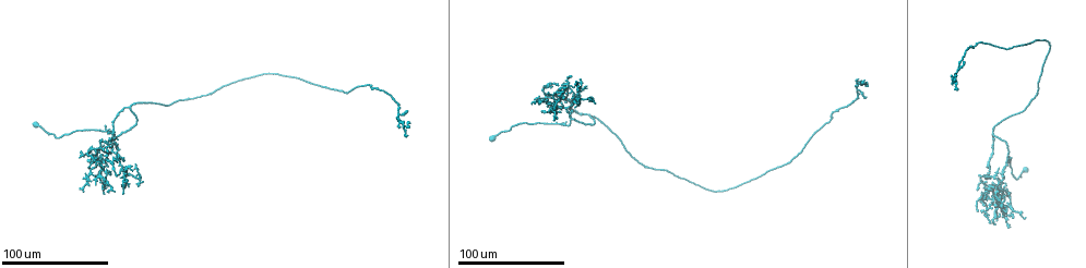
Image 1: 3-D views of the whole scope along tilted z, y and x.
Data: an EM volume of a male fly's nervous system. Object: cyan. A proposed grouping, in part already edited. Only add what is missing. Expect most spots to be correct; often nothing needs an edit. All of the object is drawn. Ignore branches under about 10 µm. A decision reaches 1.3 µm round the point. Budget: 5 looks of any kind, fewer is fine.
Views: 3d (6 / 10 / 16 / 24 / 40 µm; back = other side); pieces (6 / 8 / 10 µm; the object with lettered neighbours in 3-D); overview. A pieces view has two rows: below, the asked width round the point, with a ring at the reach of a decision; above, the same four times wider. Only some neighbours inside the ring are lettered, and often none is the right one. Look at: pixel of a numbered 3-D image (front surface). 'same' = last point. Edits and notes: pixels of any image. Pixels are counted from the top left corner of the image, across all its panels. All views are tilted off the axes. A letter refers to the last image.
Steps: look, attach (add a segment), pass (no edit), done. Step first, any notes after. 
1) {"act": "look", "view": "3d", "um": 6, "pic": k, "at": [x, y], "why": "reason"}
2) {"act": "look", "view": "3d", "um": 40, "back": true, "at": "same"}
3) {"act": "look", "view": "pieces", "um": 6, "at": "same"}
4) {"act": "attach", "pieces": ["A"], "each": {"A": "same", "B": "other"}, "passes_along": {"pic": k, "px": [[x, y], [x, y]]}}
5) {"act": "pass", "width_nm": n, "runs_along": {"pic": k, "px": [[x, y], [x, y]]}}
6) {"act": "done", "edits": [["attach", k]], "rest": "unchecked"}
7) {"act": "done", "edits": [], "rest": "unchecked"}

{"act": "look", "view": "3d", "um": 24, "pic": 1, "at": [1012, 215], "why": "branch stops here"}

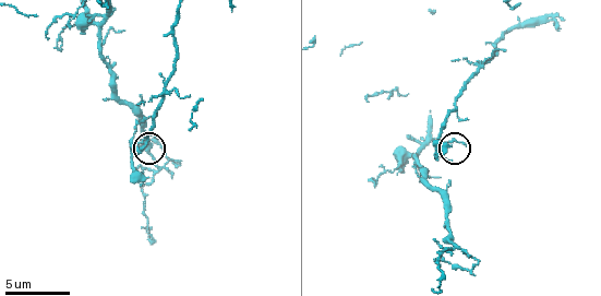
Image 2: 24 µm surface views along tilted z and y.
{"act": "look", "view": "pieces", "um": 6, "pic": 2, "at": [147, 178]}

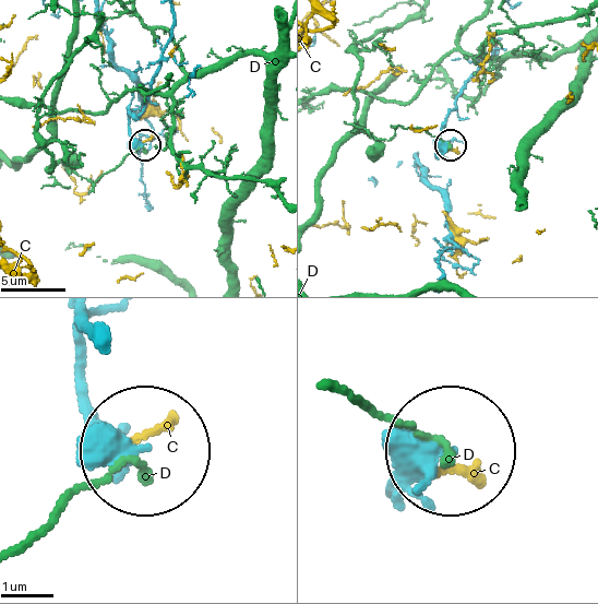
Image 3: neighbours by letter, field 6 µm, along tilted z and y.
{"act": "pass", "width_nm": 290, "each": {"C": "other", "D": "other"}, "found": "none of them fits"}

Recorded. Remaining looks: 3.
{"act": "look", "view": "3d", "um": 40, "pic": 1, "at": [131, 166], "why": "an open end"}

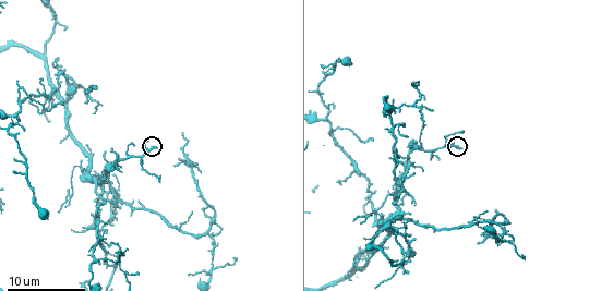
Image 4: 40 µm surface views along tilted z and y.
{"act": "look", "view": "pieces", "um": 10, "pic": 4, "at": [154, 147]}

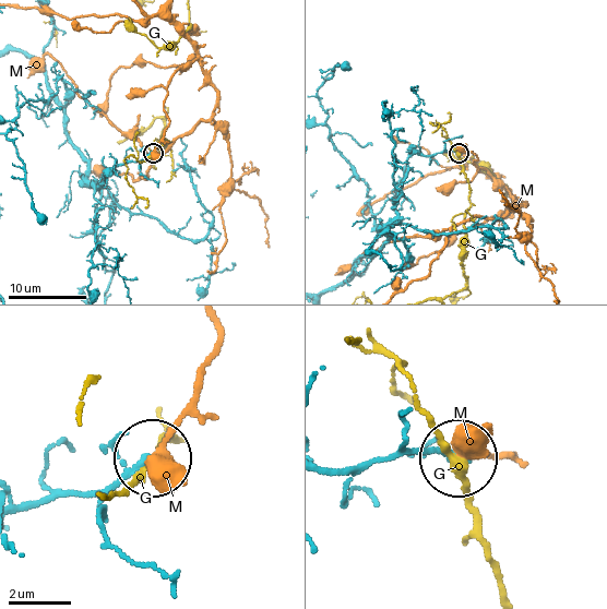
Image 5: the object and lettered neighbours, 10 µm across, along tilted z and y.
{"act": "pass", "width_nm": 220, "each": {"G": "other", "M": "other"}, "runs_along": {"pic": 5, "px": [[329, 466], [454, 454]]}, "found": "no lettered segment goes on from it"}

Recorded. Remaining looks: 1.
{"act": "look", "view": "pieces", "um": 8, "pic": 4, "at": [480, 241], "why": "thin end"}

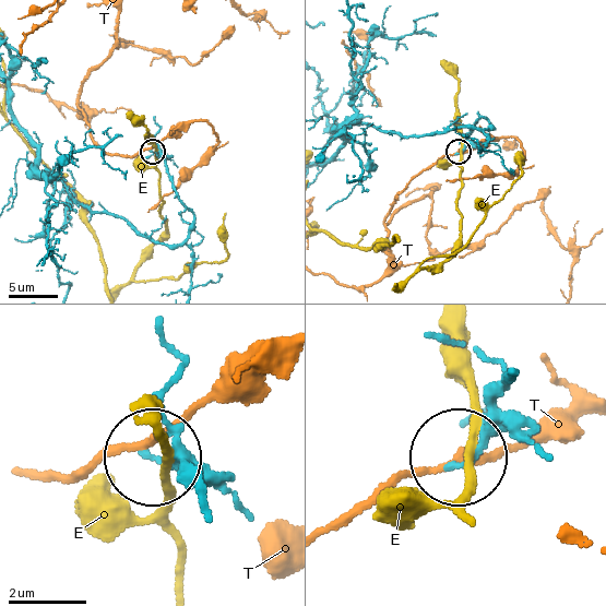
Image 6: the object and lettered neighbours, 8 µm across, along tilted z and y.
{"act": "pass", "width_nm": 160, "each": {"E": "other", "T": "other"}, "runs_along": {"pic": 6, "px": [[517, 369], [483, 437], [459, 462]]}, "found": "no lettered segment goes on from it"}

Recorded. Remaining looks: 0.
{"act": "done", "edits": [], "rest": "unchecked"}

